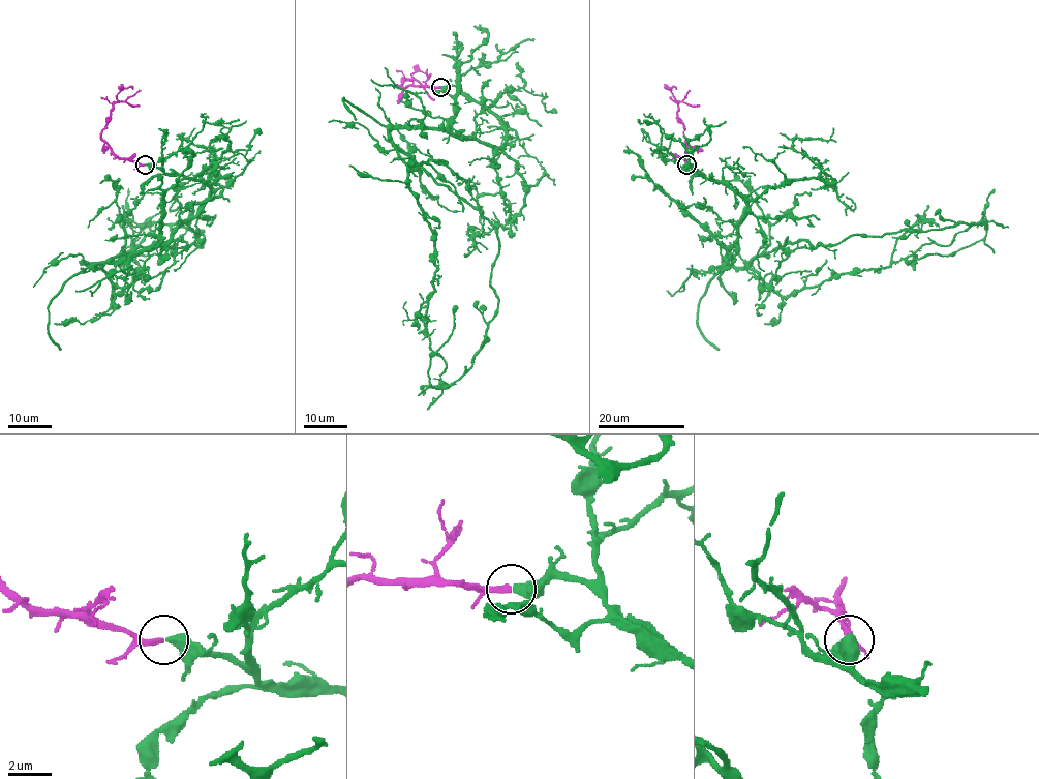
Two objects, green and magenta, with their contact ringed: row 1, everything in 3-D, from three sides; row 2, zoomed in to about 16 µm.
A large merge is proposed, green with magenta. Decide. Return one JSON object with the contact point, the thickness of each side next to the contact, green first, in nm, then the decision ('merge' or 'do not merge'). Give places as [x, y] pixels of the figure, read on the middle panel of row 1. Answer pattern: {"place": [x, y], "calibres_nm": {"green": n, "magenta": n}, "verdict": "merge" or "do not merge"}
{"place": [440, 87], "calibres_nm": {"green": 460, "magenta": 240}, "verdict": "merge"}

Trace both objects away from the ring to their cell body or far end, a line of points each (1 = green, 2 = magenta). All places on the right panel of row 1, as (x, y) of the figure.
1: (685, 163), (740, 197), (728, 262), (782, 296), (947, 245), (975, 222), (986, 230), (948, 256), (904, 261)
2: (685, 163), (685, 140), (681, 120), (677, 116), (678, 102), (699, 106)

